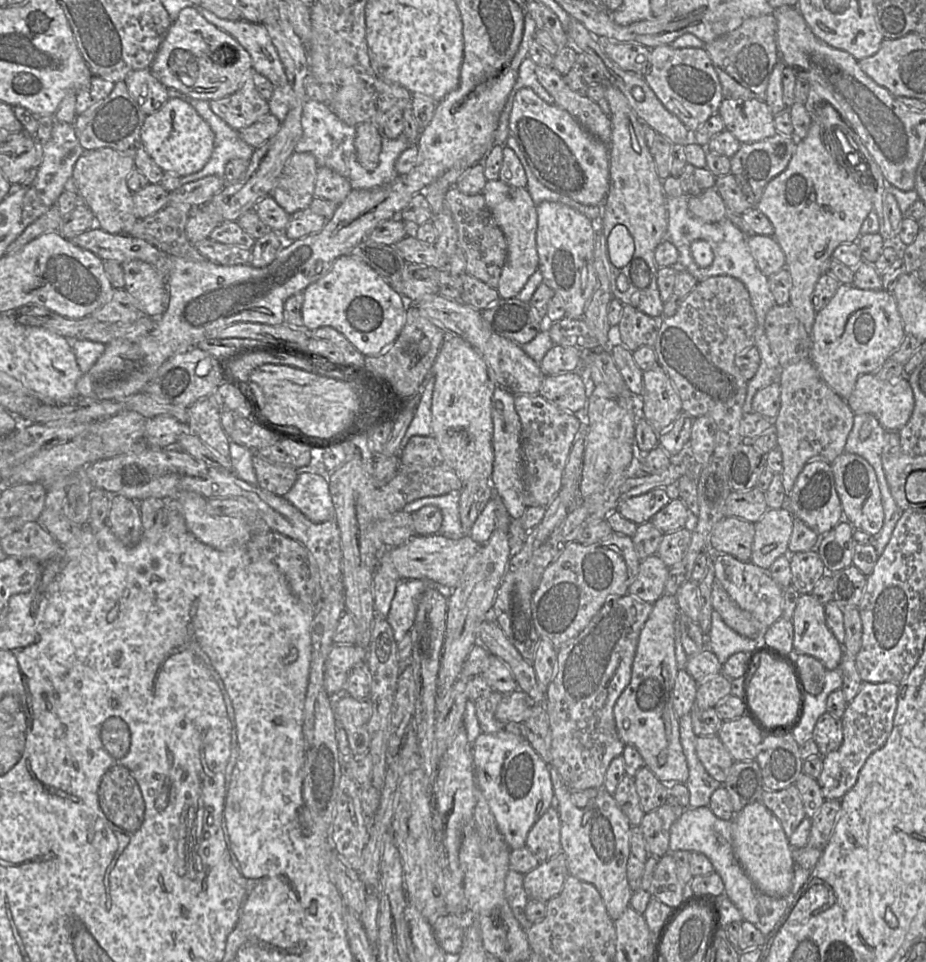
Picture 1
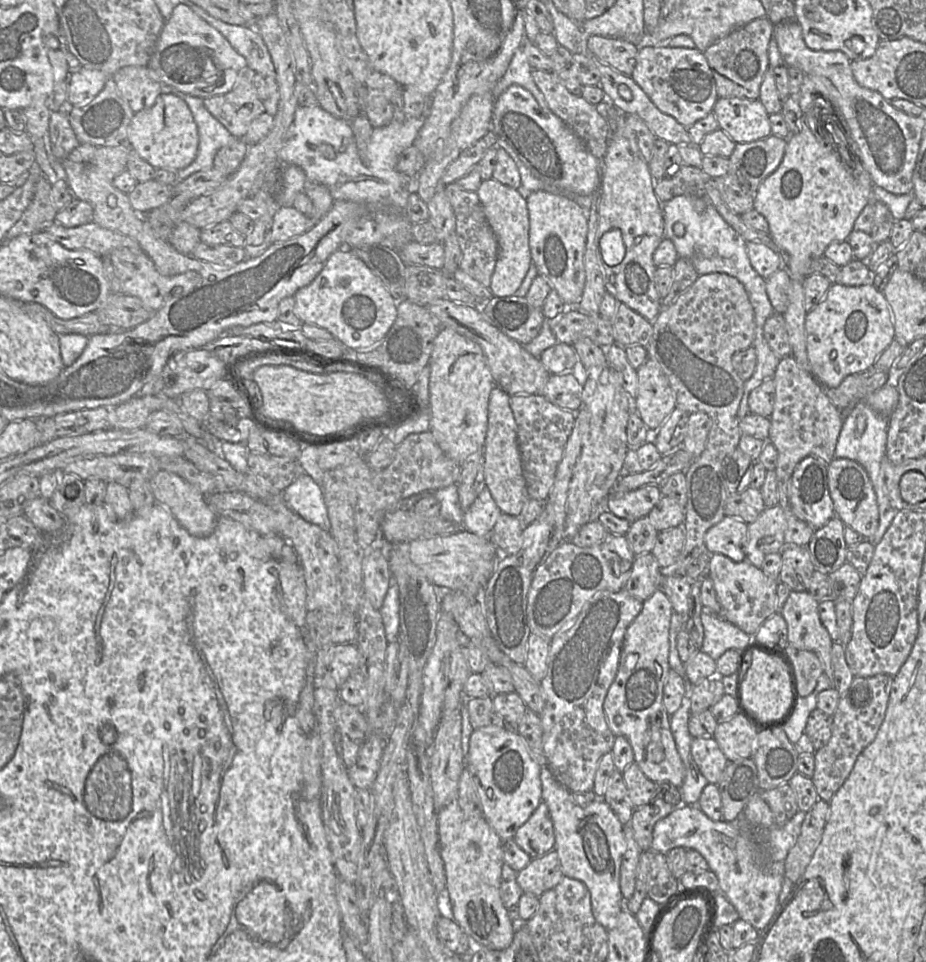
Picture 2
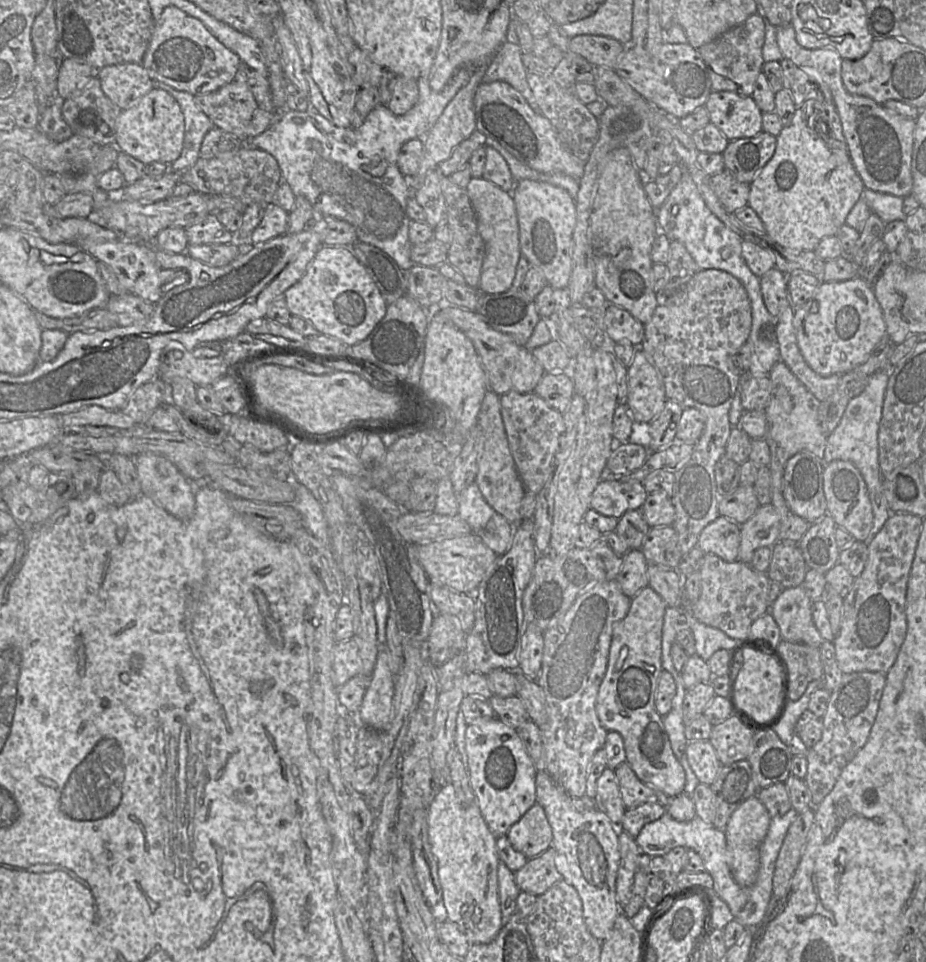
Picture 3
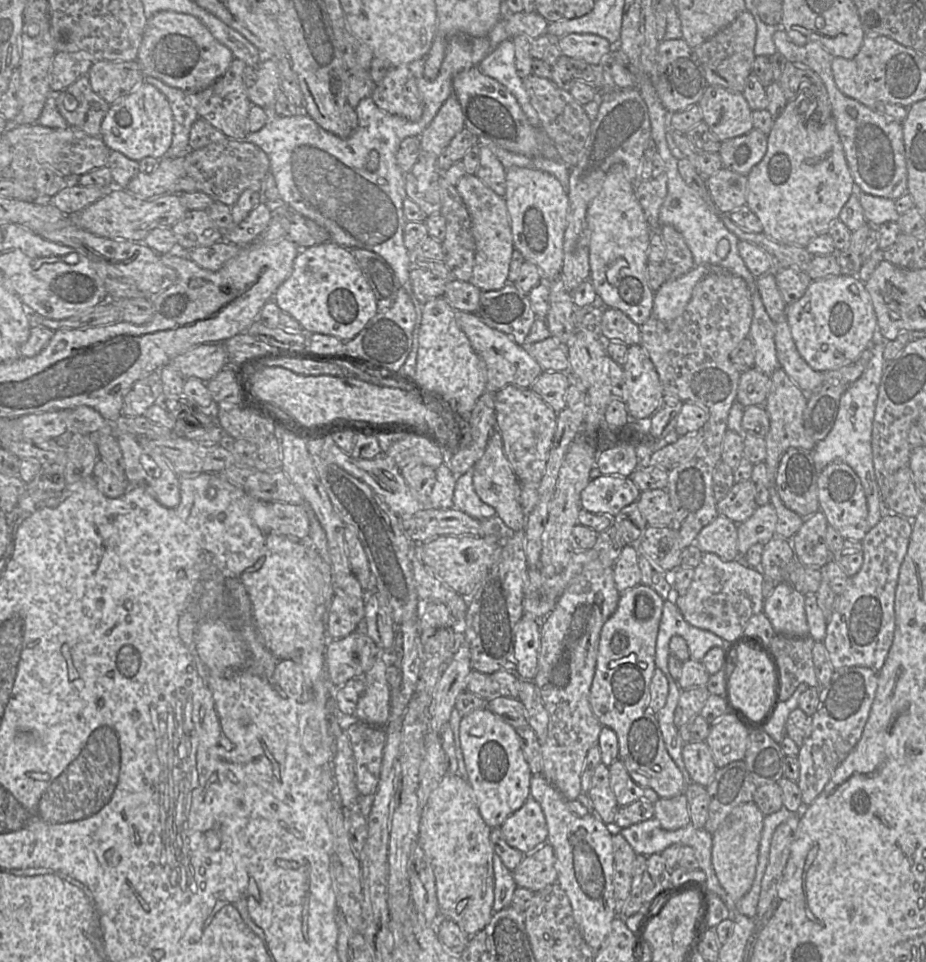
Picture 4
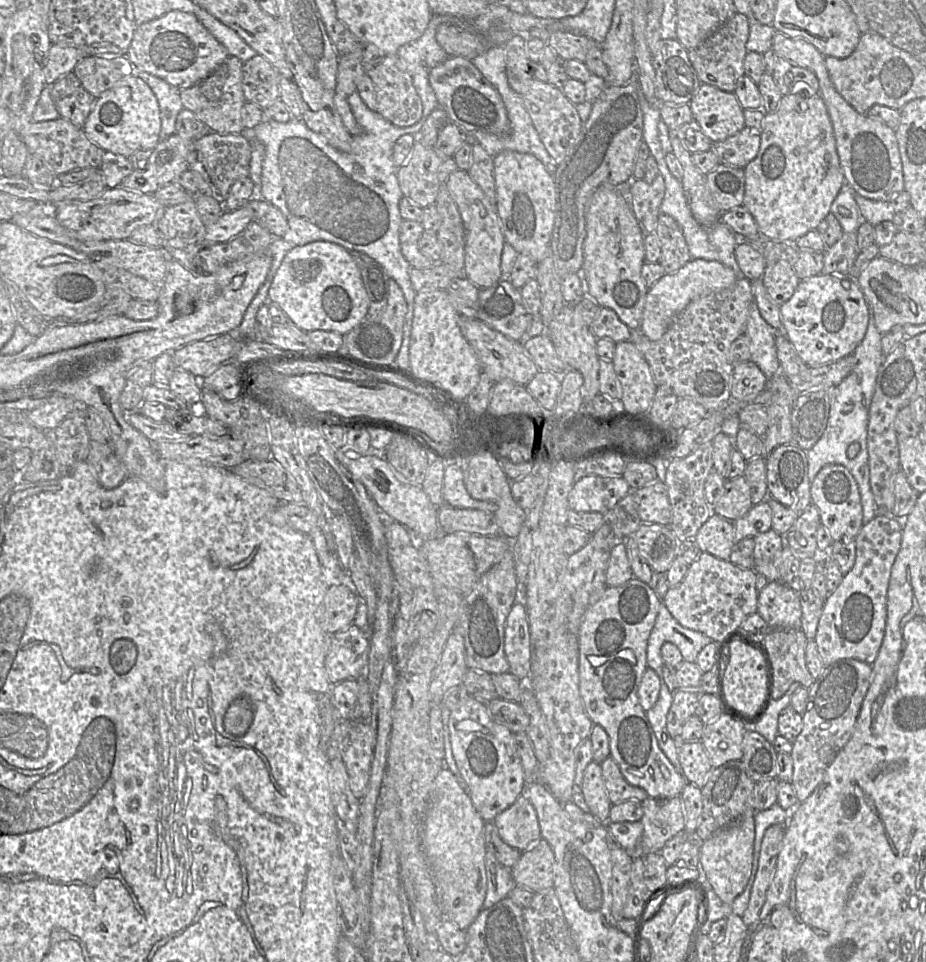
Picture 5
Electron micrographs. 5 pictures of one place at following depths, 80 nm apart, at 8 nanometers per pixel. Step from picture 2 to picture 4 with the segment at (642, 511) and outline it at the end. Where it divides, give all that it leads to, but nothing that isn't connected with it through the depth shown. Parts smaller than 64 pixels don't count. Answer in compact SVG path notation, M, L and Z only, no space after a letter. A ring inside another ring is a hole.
M600 475L581 492L581 508L615 517L625 506L636 502L640 493L630 477Z

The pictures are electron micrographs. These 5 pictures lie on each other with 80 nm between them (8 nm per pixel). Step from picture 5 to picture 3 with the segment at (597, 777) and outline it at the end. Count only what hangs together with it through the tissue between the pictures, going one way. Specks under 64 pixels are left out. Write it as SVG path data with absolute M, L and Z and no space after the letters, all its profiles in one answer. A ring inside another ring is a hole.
M606 768L597 780L596 808L604 812L614 825L619 825L626 807L623 804L618 780L613 769Z

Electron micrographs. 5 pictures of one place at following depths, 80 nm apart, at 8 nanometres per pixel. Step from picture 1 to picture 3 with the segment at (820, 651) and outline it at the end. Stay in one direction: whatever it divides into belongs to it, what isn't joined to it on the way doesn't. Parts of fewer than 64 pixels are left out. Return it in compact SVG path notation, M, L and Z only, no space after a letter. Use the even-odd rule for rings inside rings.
M802 586L784 588L769 612L777 622L782 640L819 647L825 641L812 617L812 599Z

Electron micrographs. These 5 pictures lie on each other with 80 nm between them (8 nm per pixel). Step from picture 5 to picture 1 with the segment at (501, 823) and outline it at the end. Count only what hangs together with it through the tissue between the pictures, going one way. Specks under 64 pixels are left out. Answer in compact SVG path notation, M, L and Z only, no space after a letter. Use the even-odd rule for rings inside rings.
M550 807L530 829L525 847L540 862L546 862L562 851L561 821L556 807Z

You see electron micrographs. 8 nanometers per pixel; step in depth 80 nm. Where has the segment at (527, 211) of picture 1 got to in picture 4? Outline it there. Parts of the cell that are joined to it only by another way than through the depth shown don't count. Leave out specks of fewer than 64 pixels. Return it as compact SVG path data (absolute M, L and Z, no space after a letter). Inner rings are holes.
M468 173L460 178L455 187L469 211L476 243L470 282L482 291L499 290L508 282L511 257L515 250L505 198L486 186L476 175Z

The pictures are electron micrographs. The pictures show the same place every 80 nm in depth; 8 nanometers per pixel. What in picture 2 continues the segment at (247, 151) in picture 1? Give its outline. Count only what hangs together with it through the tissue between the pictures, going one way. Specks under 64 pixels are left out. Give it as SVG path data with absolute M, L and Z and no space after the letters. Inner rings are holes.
M166 84L161 85L161 91L179 97L188 105L198 129L197 155L190 165L176 171L178 181L198 171L211 169L218 150L234 139L234 136L210 114L204 106L204 99L186 95Z

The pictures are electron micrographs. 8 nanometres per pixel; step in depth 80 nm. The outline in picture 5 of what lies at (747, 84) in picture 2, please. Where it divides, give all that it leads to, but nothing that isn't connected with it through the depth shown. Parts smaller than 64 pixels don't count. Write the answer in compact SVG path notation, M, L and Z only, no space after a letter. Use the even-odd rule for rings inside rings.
M736 12L700 45L688 50L688 57L701 83L715 86L726 92L734 92L737 81L745 75L744 59L748 52L749 20Z

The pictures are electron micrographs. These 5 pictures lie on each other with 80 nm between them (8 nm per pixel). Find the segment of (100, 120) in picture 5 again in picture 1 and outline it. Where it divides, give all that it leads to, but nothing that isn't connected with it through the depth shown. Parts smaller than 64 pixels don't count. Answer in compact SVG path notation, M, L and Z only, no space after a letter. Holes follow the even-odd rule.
M169 98L155 113L147 115L141 129L141 144L164 171L179 177L200 171L214 149L214 133L209 124L188 103Z

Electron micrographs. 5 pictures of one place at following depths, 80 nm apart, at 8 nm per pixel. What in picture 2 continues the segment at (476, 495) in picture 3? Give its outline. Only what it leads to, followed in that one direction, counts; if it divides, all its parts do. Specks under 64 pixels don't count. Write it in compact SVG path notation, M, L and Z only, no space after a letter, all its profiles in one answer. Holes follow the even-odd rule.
M485 488L463 514L462 528L481 537L489 537L500 509L490 491Z

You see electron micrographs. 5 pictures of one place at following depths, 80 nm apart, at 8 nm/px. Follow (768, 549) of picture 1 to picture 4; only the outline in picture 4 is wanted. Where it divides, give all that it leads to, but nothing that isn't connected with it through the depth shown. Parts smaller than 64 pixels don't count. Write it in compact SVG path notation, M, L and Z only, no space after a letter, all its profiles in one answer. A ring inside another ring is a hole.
M771 504L758 506L745 522L738 524L740 558L756 543L765 543L776 536L777 514Z

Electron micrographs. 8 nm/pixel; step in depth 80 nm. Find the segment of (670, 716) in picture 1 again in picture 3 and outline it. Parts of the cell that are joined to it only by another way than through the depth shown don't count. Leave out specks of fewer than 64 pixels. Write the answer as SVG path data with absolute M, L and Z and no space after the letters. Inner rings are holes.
M650 586L643 588L631 598L627 615L615 624L608 655L607 670L600 684L596 699L596 713L607 731L615 731L624 742L626 761L636 776L645 784L661 790L670 797L684 791L686 775L684 768L671 748L661 716L655 707L655 698L662 667L662 630L667 603Z

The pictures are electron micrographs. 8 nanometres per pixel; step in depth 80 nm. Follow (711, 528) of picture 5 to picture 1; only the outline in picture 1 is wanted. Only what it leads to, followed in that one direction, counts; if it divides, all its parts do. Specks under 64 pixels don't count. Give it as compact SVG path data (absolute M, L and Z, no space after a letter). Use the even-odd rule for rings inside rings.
M725 517L711 532L711 549L747 562L751 559L754 536L755 524L737 517Z

